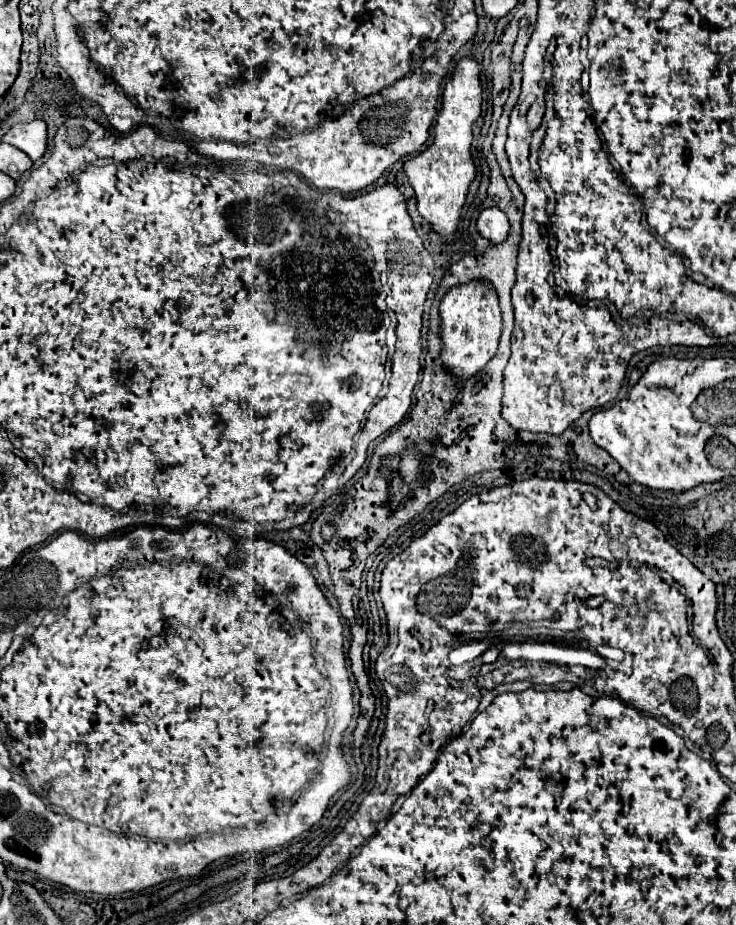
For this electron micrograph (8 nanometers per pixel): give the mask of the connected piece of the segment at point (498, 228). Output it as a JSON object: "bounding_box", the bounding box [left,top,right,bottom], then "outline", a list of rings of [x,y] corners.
{"bounding_box":[477,206,511,246],"outline":[[[495,206],[485,208],[477,218],[477,232],[483,238],[487,238],[493,246],[505,242],[509,238],[509,230],[511,230],[511,224],[509,224],[507,216]]]}

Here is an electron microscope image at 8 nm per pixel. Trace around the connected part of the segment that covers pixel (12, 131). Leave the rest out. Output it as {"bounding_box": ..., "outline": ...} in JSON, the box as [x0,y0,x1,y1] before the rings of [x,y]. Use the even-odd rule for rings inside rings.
{"bounding_box":[3,118,47,160],"outline":[[[35,118],[31,122],[23,122],[23,124],[15,124],[7,130],[7,134],[3,136],[3,142],[23,150],[29,158],[39,160],[45,152],[47,146],[47,128],[45,122]]]}

